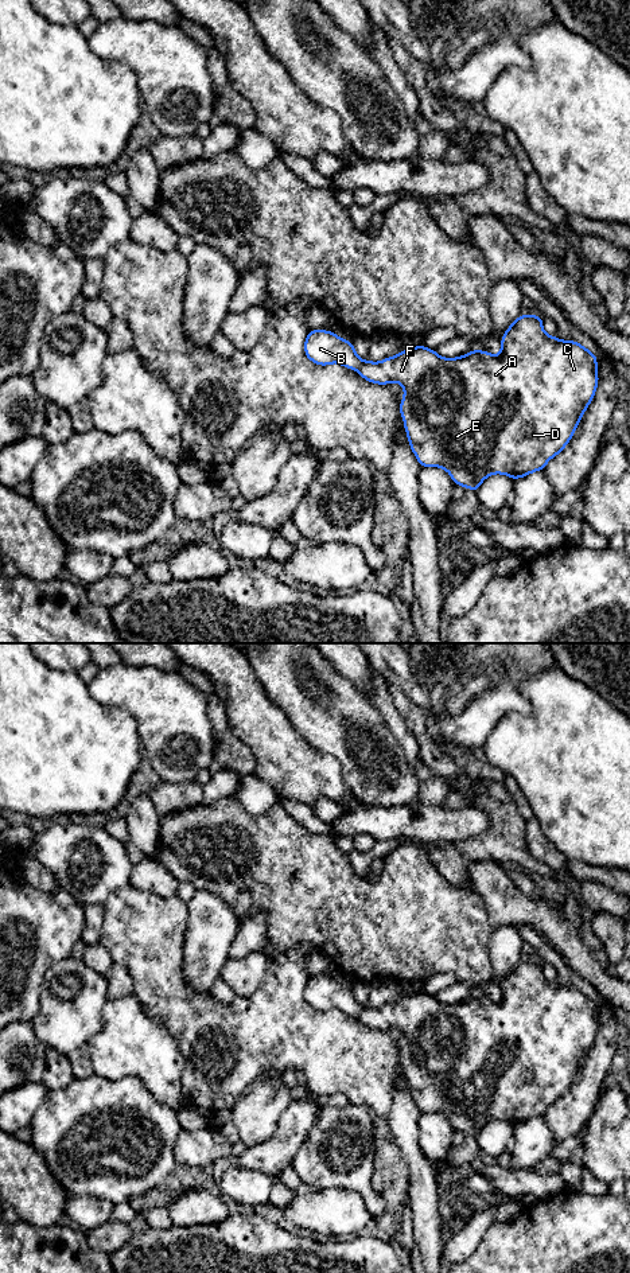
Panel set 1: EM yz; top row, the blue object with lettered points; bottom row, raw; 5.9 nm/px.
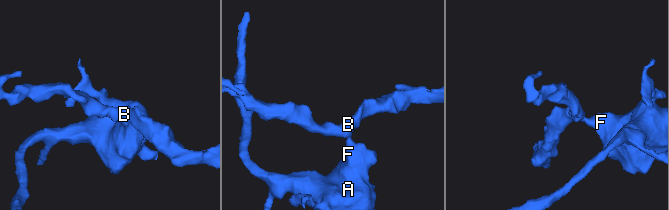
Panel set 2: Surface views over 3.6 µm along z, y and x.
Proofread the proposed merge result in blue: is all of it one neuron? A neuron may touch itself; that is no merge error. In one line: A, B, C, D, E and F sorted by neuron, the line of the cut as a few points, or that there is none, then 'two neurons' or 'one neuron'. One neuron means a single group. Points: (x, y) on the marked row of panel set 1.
groups A C D E F / B; cut yz (362, 361), (356, 369); two neurons

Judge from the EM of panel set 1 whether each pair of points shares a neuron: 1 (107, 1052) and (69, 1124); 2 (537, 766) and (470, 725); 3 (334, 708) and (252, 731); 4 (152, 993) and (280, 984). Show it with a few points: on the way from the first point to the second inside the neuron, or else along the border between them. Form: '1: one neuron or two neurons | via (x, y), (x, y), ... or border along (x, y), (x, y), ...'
1: two neurons | border along (94, 1073), (107, 1078), (127, 1077)
2: two neurons | border along (508, 712), (481, 747)
3: two neurons | border along (268, 697), (284, 713), (298, 735), (308, 746)
4: one neuron | via (185, 1012), (248, 1013)

